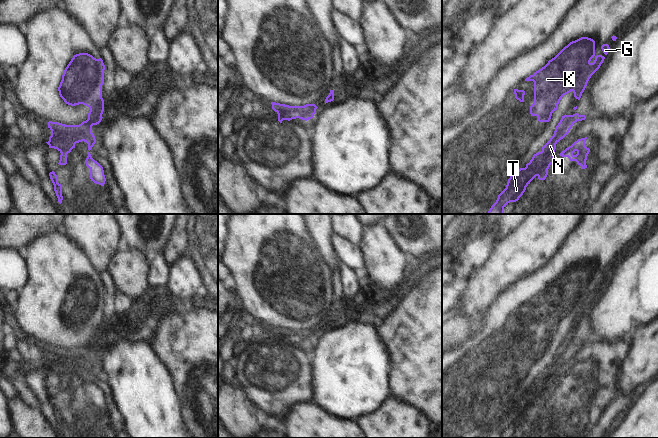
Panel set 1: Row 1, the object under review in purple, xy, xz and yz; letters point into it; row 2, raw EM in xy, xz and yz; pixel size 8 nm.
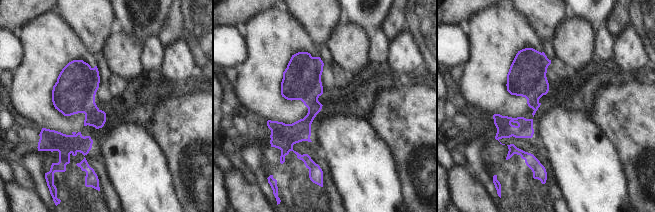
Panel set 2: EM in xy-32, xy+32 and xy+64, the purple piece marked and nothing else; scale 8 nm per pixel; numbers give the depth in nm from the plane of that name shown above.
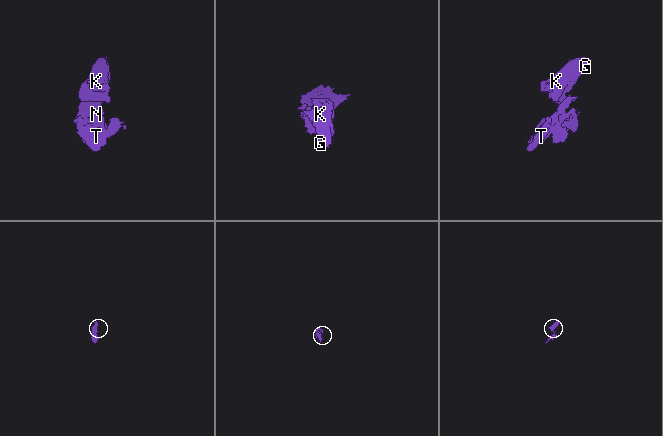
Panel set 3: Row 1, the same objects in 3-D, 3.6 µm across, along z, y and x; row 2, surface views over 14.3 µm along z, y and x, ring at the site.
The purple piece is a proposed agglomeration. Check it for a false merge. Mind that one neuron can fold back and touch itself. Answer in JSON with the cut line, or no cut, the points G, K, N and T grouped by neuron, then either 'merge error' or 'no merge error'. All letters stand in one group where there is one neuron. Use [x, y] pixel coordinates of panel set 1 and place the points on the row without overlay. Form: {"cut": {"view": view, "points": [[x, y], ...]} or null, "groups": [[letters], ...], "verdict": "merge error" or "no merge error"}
{"cut": {"view": "xy", "points": [[85, 345], [91, 351]]}, "groups": [["G", "K"], ["N", "T"]], "verdict": "merge error"}

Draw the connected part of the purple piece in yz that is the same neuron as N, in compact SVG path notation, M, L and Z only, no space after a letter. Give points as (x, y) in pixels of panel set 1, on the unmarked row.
M578 337L562 340L558 347L558 353L554 355L553 360L542 371L542 375L534 378L525 392L520 392L517 396L511 398L506 412L498 419L496 426L487 438L504 438L504 431L510 426L518 425L526 411L536 400L539 404L545 404L550 389L555 386L556 368L569 357L574 347L585 343L585 339L579 339Z

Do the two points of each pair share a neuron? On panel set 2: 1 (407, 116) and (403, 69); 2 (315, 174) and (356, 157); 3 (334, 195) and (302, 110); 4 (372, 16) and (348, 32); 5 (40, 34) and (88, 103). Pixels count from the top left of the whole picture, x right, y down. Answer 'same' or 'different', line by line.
1: different
2: different
3: different
4: different
5: same

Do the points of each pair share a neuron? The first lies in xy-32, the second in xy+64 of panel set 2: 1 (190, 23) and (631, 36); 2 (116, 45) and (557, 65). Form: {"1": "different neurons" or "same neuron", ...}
{"1": "different neurons", "2": "different neurons"}

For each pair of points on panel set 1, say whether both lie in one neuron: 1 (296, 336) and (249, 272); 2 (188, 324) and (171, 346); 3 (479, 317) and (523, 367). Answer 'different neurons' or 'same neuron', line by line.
1: different neurons
2: same neuron
3: same neuron

